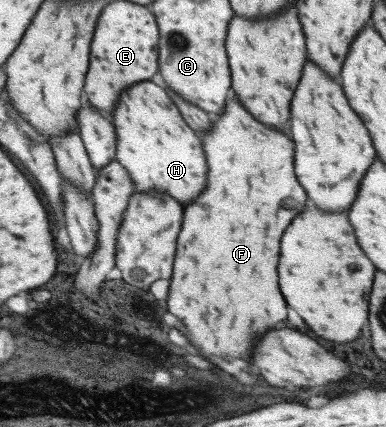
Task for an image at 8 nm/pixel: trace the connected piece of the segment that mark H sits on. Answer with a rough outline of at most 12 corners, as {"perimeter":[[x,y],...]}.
{"perimeter":[[150,81],[118,95],[114,157],[134,192],[206,189],[199,135]]}

